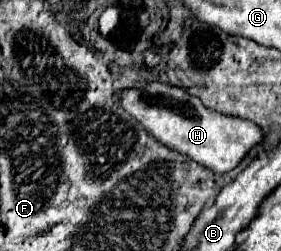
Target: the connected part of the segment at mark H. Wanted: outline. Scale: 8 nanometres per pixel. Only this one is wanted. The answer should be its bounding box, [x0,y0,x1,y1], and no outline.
[119,82,263,174]

